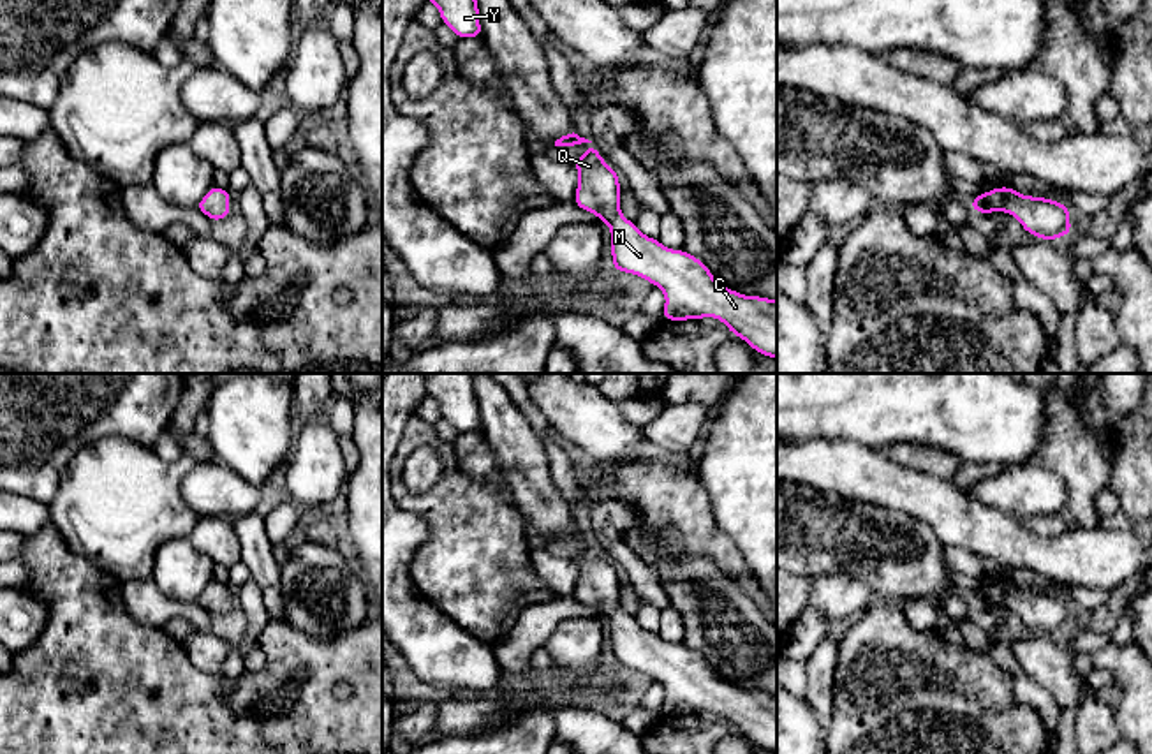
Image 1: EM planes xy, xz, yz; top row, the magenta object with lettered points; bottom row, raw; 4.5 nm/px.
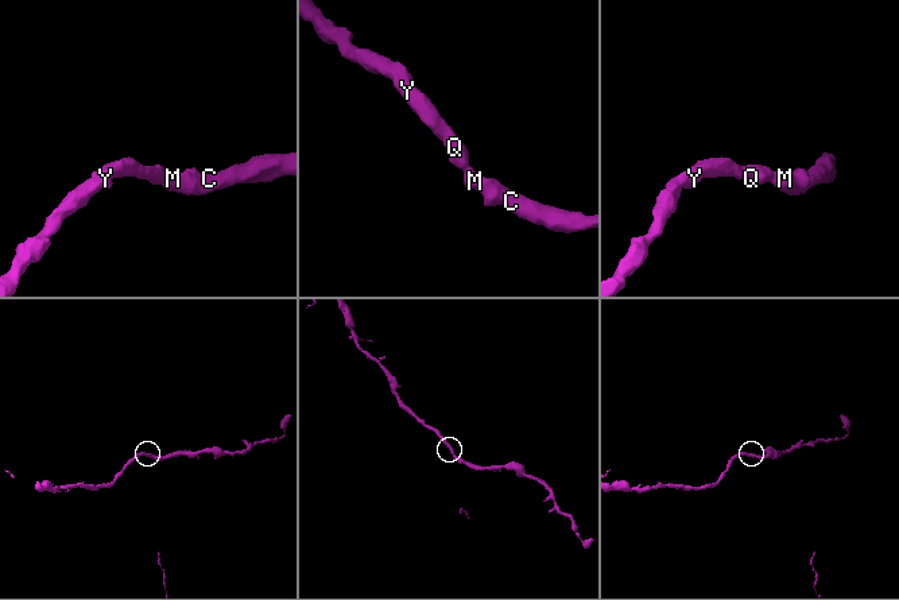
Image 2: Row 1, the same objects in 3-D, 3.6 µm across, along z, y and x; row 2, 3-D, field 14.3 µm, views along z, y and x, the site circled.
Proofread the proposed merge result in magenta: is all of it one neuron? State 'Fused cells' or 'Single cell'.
Single cell

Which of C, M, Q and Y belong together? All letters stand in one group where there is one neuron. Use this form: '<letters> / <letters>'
C M Q Y

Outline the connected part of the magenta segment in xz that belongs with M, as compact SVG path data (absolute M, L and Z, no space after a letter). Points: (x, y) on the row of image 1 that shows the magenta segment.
M572 129L555 146L581 143L592 146L571 164L580 173L574 204L609 225L613 271L632 273L661 287L666 296L664 321L720 319L756 352L777 359L777 299L731 291L713 278L701 259L645 236L622 215L618 173L602 160L595 144Z

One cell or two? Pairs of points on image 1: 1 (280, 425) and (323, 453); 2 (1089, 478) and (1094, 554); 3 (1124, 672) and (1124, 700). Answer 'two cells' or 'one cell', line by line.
1: two cells
2: two cells
3: one cell

